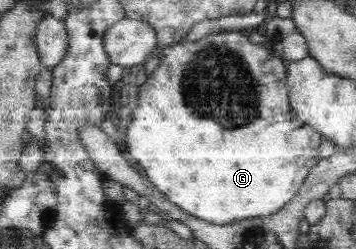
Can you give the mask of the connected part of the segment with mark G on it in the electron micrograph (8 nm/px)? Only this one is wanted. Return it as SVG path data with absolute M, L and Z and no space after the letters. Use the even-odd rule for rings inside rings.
M217 29L210 30L209 33L205 33L203 37L198 39L185 39L171 45L158 46L152 52L152 56L157 58L158 65L147 79L148 82L137 88L136 97L139 100L139 106L134 111L133 119L131 119L127 131L127 143L130 148L127 154L146 177L173 203L176 203L191 215L196 215L201 219L219 225L271 215L277 209L281 209L285 203L297 195L297 191L309 176L311 169L318 165L318 161L321 159L319 149L321 149L321 143L325 139L317 129L303 123L298 118L297 113L294 113L293 106L290 105L287 87L287 62L268 46L255 45L247 37L248 35L243 34L241 30ZM251 103L255 103L255 107L257 107L257 117L255 117L255 113L249 111Z

